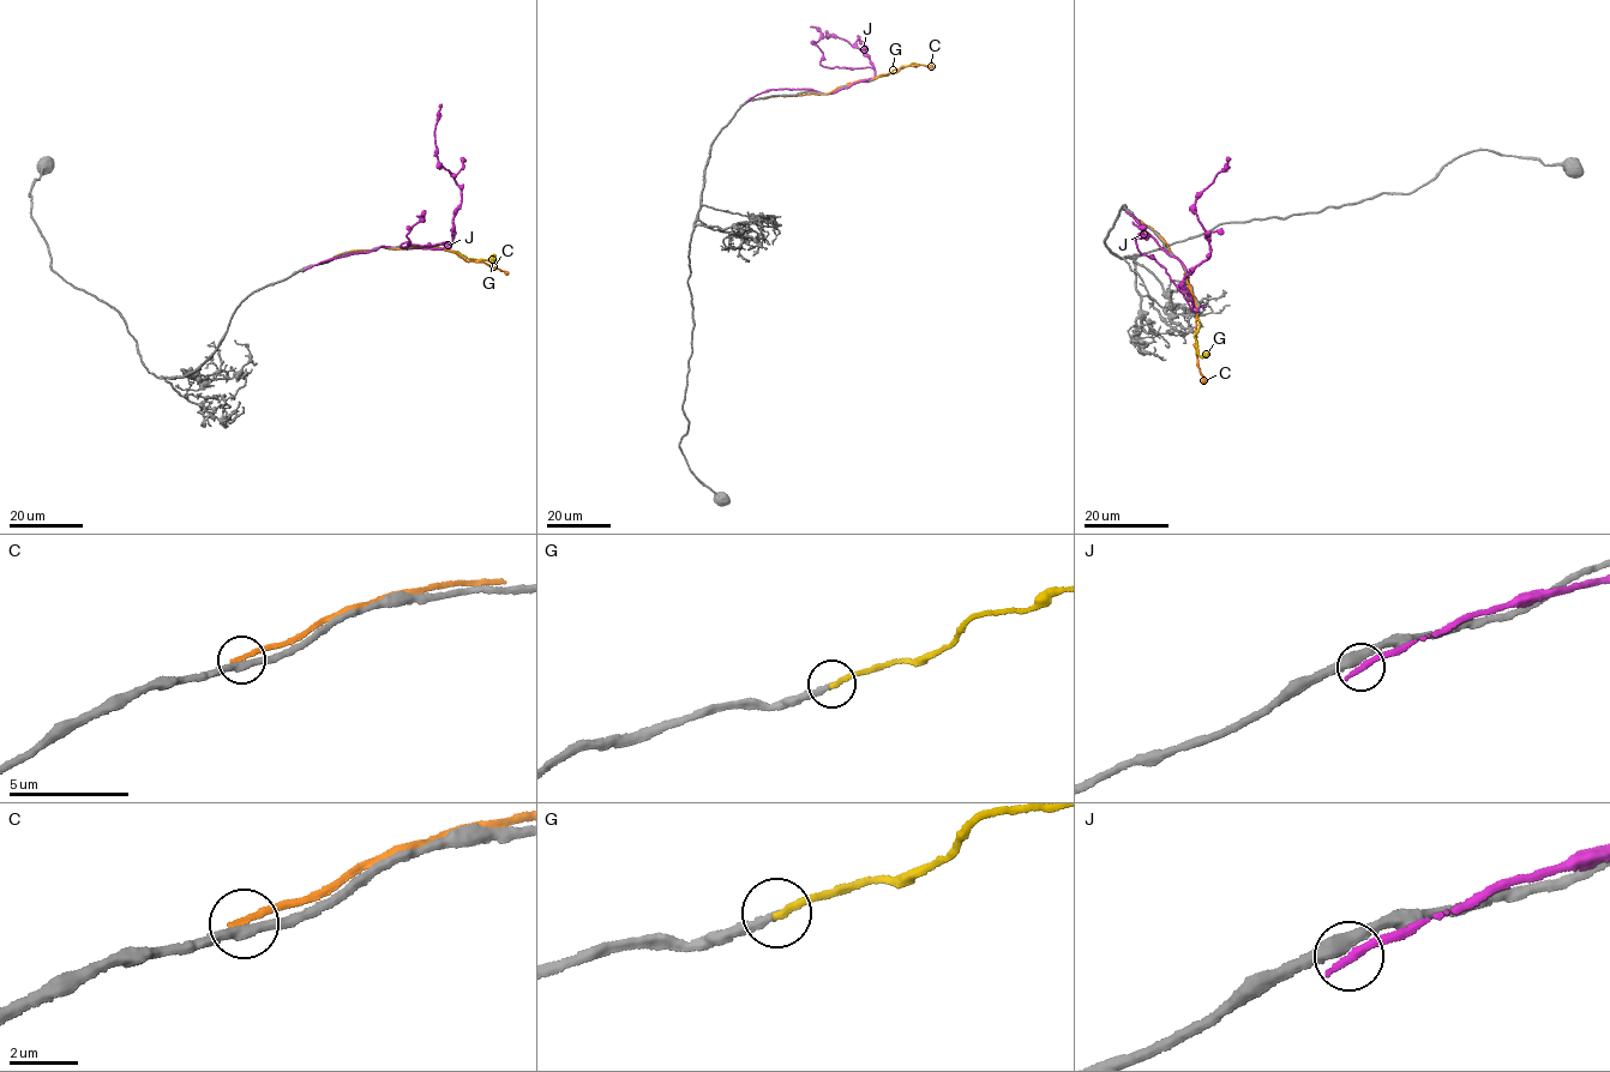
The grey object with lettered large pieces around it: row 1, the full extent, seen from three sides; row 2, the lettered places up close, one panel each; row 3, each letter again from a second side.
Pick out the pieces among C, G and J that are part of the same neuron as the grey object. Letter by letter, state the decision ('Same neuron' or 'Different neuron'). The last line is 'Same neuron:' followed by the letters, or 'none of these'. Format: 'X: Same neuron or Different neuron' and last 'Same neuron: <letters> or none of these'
C: Different neuron
G: Different neuron
J: Different neuron
Same neuron: none of these

